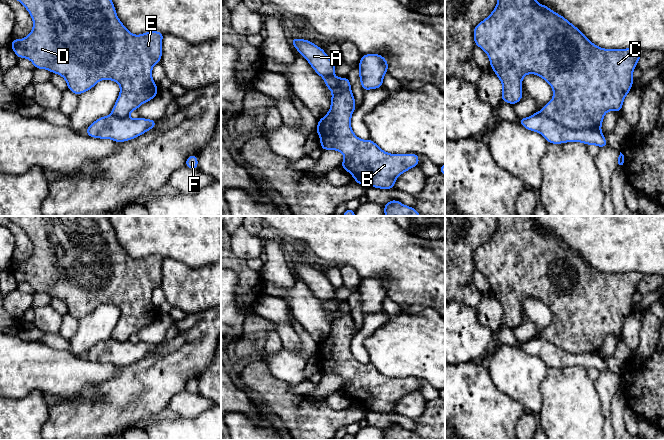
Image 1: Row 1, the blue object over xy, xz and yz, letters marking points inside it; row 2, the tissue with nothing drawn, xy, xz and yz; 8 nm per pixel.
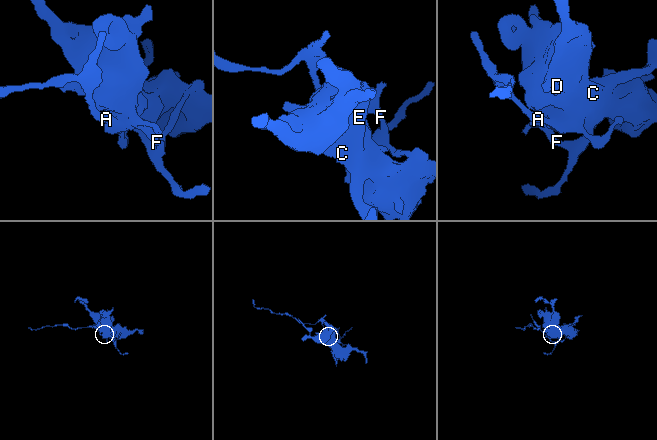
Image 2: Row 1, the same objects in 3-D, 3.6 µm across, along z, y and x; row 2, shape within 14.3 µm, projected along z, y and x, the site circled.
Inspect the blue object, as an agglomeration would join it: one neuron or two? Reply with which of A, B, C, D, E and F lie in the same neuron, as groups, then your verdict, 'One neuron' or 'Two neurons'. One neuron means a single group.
Groups: A F / B C D E. Two neurons

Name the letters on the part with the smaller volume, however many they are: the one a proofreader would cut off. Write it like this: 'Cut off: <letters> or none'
Cut off: A, F

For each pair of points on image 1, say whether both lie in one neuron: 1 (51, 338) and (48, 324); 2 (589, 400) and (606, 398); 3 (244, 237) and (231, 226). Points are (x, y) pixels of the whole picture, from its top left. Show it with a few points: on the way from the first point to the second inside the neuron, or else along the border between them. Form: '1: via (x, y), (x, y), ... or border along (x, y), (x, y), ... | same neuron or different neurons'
1: border along (43, 332), (55, 332), (58, 334) | different neurons
2: border along (594, 381), (605, 417) | different neurons
3: border along (242, 226), (231, 233) | different neurons

